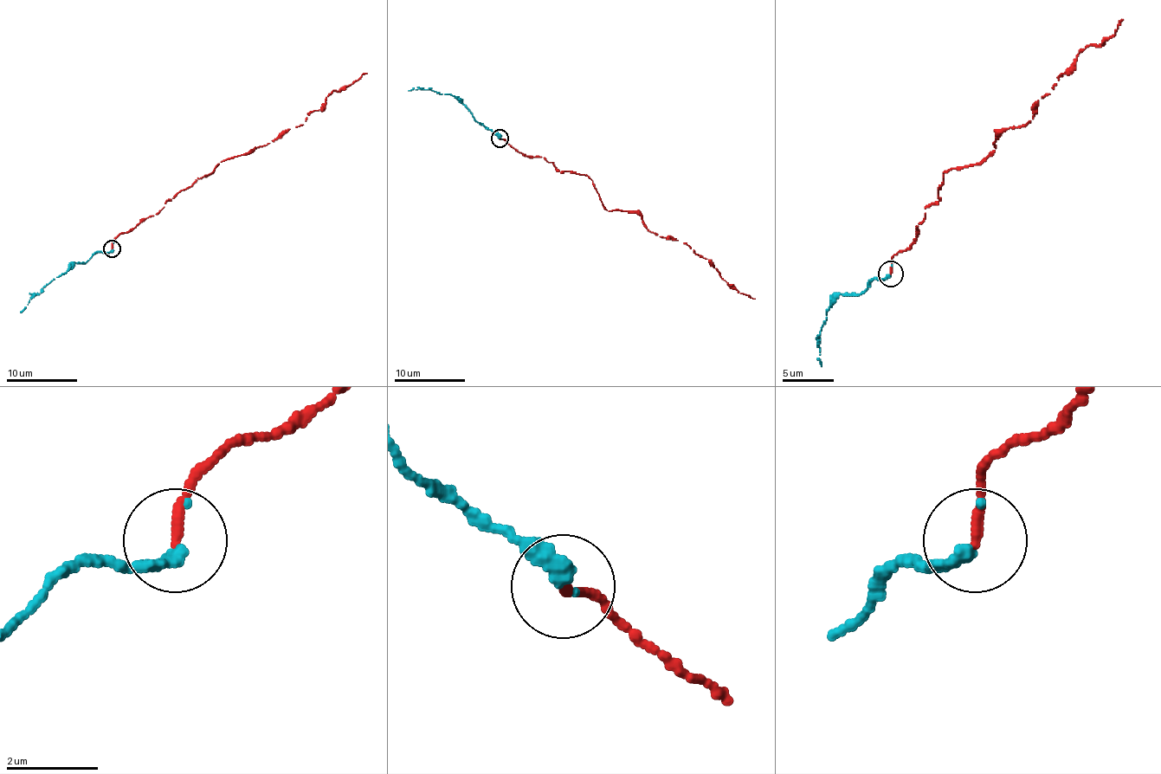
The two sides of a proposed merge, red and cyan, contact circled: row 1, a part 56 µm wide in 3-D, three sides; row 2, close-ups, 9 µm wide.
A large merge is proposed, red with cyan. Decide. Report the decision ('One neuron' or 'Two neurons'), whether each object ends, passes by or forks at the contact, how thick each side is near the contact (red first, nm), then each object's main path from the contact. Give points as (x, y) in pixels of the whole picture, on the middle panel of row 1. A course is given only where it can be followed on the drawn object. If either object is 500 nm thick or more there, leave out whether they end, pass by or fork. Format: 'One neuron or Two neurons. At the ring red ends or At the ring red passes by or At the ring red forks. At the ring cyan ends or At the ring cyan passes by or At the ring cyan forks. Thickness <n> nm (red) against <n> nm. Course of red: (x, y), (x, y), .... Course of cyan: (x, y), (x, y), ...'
One neuron. At the ring red ends. At the ring cyan ends. Thickness 240 nm (red) against 360 nm. Course of red: (499, 138), (559, 170), (588, 176), (609, 211), (637, 213), (651, 233), (685, 243), (754, 298). Course of cyan: (499, 138), (492, 130), (474, 119), (461, 101), (451, 94), (441, 94), (430, 89), (409, 91)

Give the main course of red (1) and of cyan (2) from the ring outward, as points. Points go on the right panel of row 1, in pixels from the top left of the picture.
1: (891, 273), (944, 173), (981, 163), (1006, 129), (1027, 124), (1075, 54), (1122, 19)
2: (891, 275), (875, 278), (863, 293), (837, 296), (827, 312), (819, 332), (822, 365)

